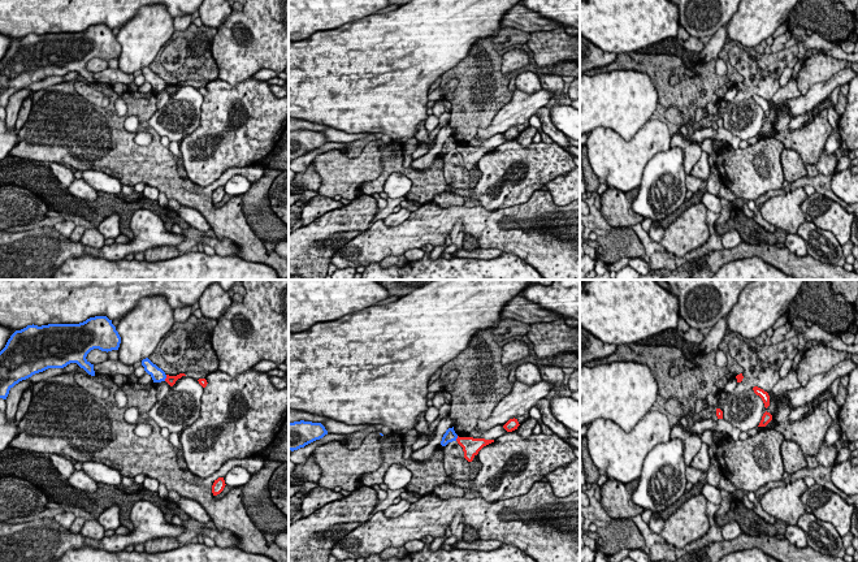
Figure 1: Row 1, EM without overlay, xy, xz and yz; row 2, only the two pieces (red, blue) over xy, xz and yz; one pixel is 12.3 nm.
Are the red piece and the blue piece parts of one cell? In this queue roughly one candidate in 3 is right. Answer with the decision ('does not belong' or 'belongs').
does not belong

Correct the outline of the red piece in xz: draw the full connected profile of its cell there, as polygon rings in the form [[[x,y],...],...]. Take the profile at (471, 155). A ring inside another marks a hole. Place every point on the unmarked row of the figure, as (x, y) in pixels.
[[[459,146],[456,147],[458,152],[463,156],[464,167],[468,170],[472,170],[473,167],[478,163],[478,160],[494,151],[494,148],[485,148],[485,147],[473,147],[473,146]]]

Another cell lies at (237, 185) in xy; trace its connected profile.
[[[237,174],[233,176],[224,186],[225,193],[230,196],[239,196],[250,190],[251,182],[247,177]]]

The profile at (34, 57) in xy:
[[[107,25],[90,26],[79,33],[27,34],[16,39],[0,60],[0,107],[22,88],[48,77],[77,72],[95,85],[86,65],[94,59],[118,59],[121,46]]]

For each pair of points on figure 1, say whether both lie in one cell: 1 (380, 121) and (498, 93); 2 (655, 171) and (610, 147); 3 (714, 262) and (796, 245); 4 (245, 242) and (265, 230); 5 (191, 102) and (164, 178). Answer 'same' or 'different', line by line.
1: different
2: different
3: different
4: different
5: different

